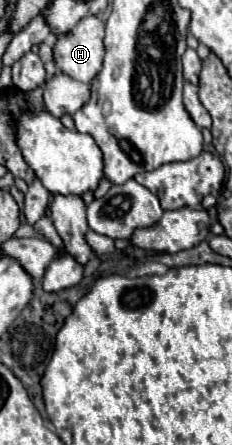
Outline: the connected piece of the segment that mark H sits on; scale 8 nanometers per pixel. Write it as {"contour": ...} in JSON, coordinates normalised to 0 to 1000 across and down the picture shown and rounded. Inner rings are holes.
{"contour":[[[418,36],[358,40],[315,63],[315,76],[246,85],[228,108],[246,153],[323,180],[384,189],[435,157],[453,126],[444,85],[453,54]]]}

